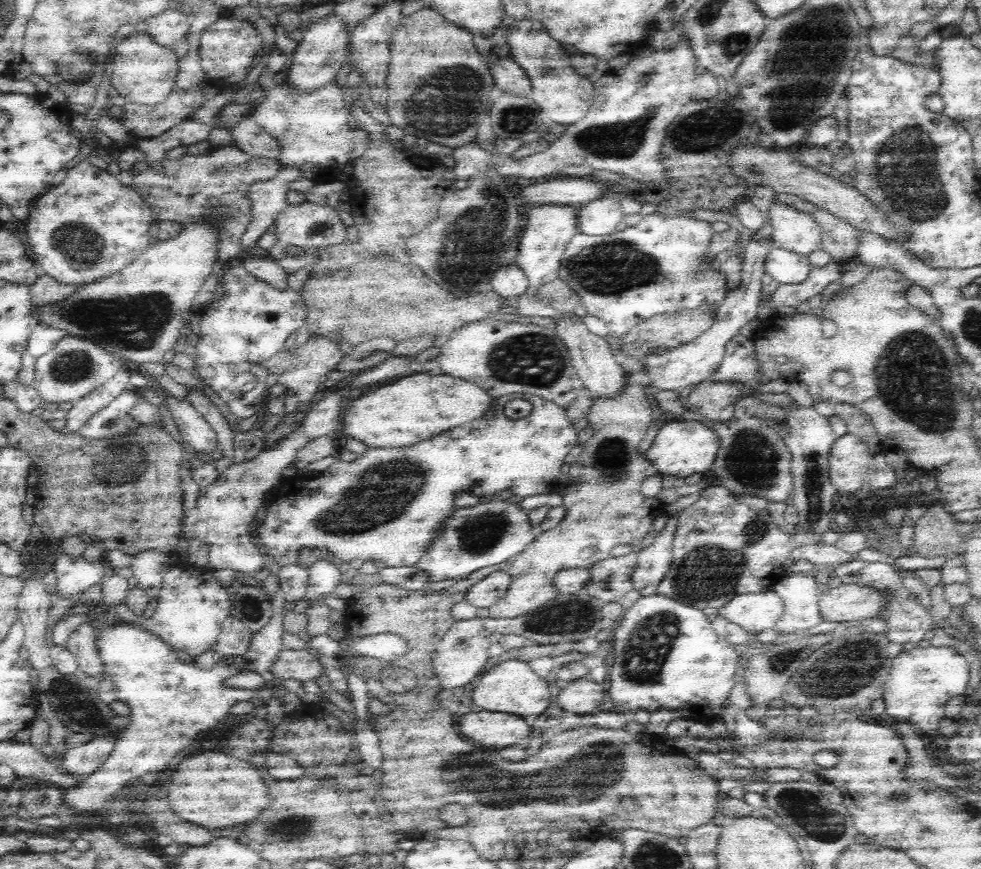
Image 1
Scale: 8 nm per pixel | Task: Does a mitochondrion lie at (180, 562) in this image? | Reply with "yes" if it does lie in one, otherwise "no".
no

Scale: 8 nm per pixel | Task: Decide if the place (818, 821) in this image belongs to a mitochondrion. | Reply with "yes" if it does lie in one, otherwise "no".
yes

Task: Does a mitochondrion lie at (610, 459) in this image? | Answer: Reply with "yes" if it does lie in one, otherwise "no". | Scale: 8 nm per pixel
yes

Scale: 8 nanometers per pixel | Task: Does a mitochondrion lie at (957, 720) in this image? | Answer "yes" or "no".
no

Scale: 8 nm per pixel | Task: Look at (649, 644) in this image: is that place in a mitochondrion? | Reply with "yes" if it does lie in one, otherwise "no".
yes

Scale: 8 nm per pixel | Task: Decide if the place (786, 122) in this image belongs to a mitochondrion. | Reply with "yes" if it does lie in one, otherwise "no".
no

